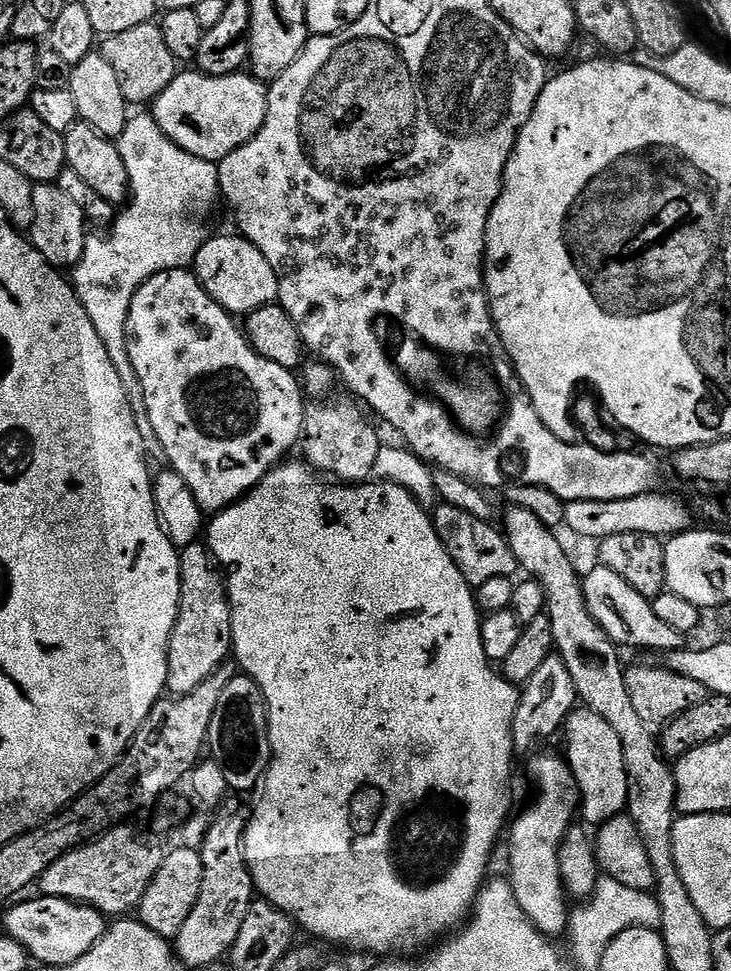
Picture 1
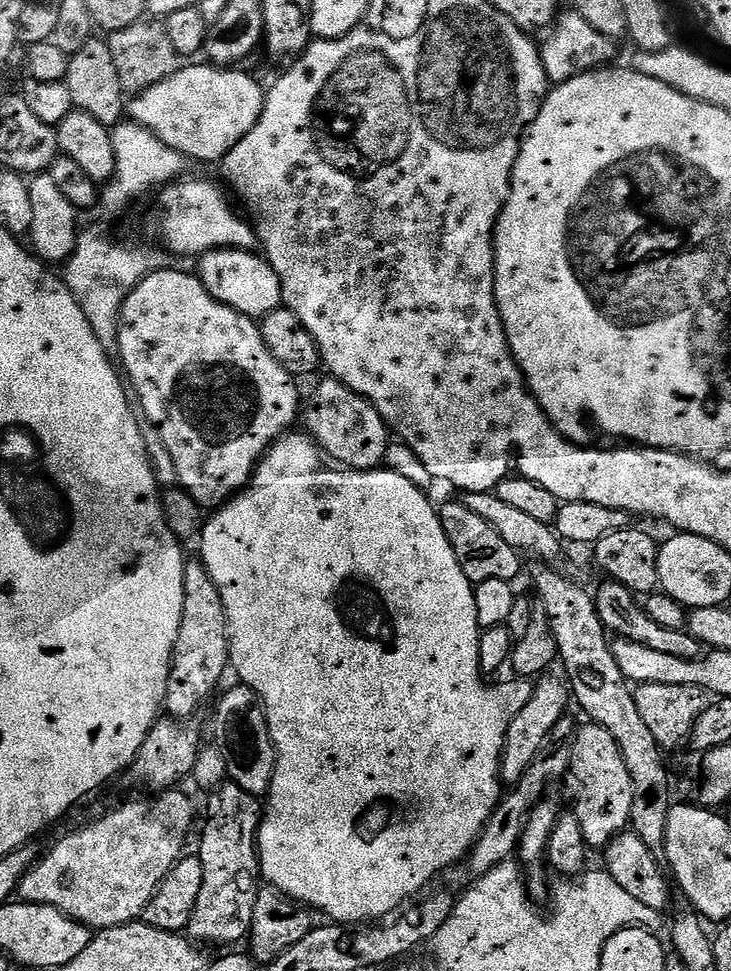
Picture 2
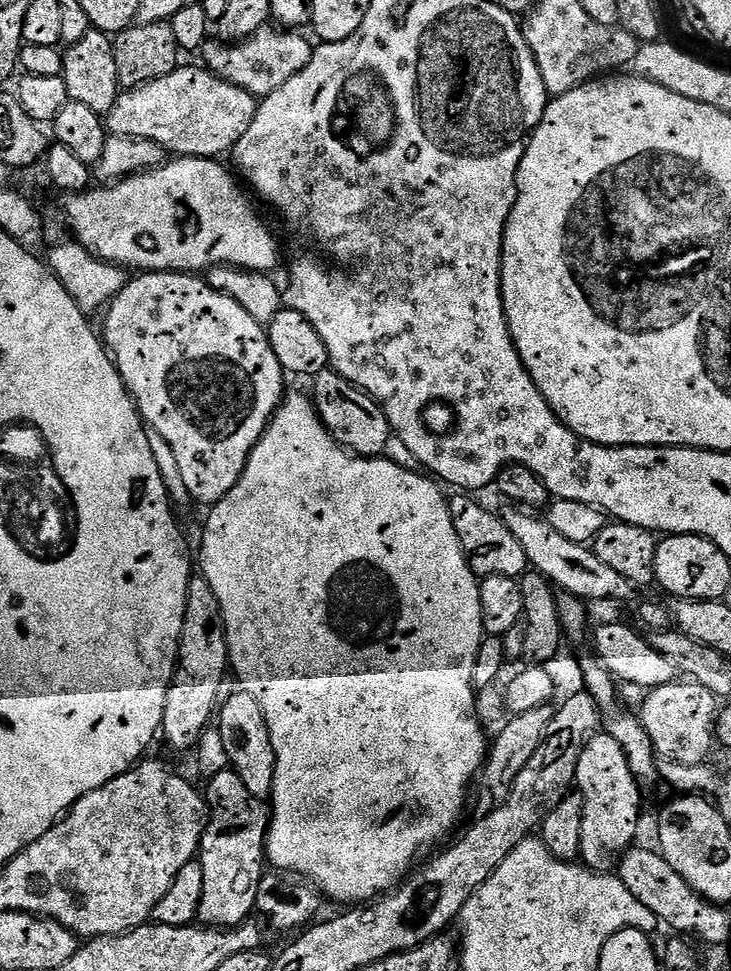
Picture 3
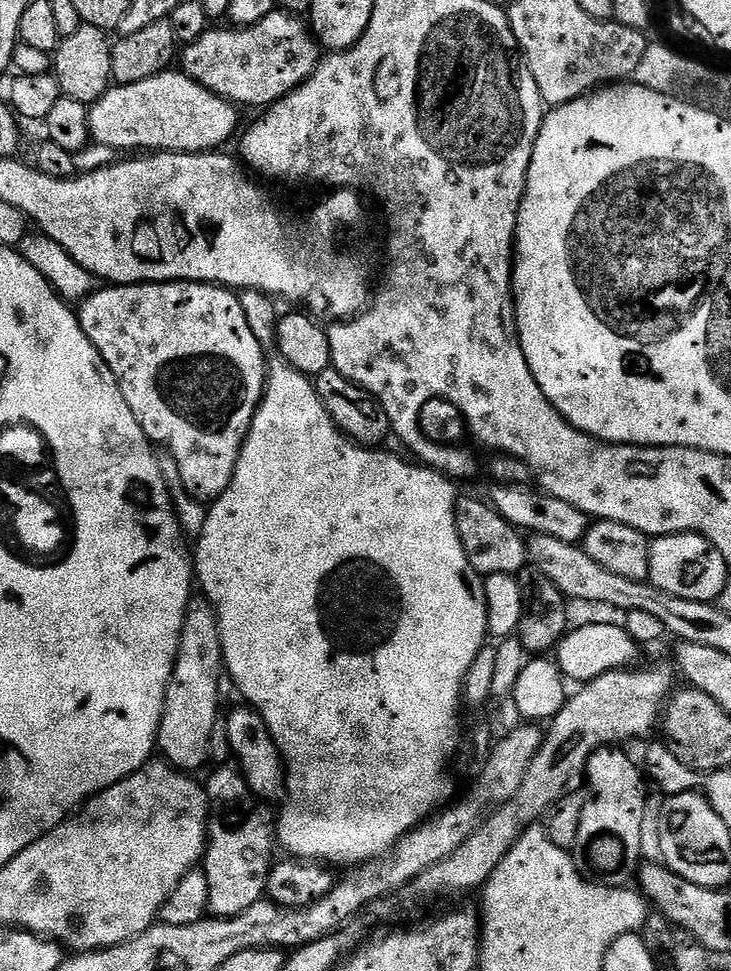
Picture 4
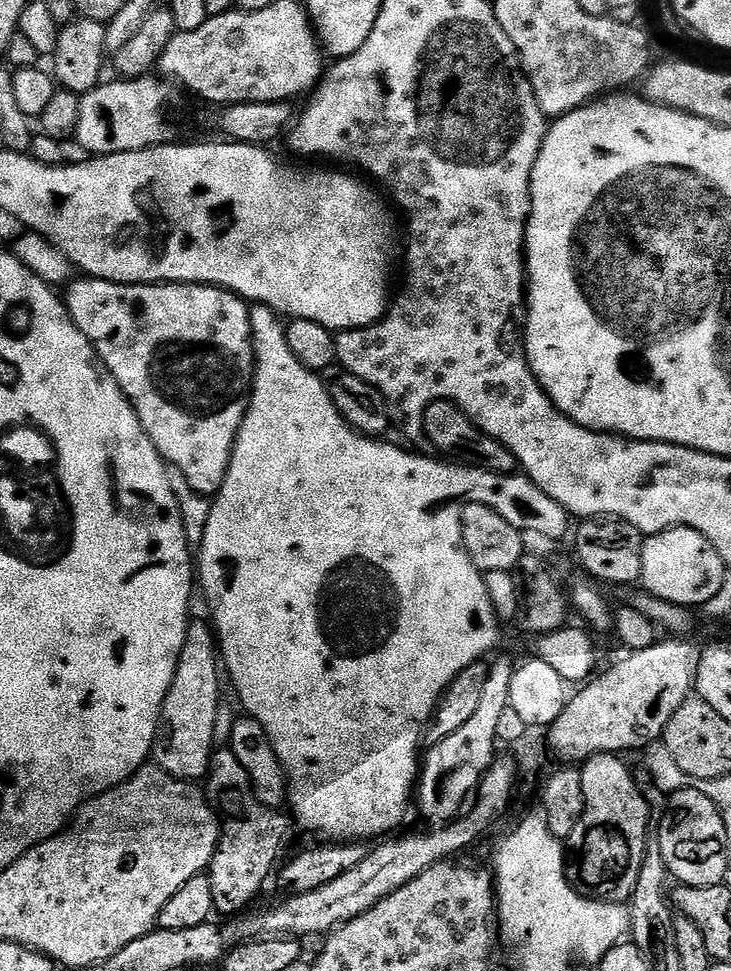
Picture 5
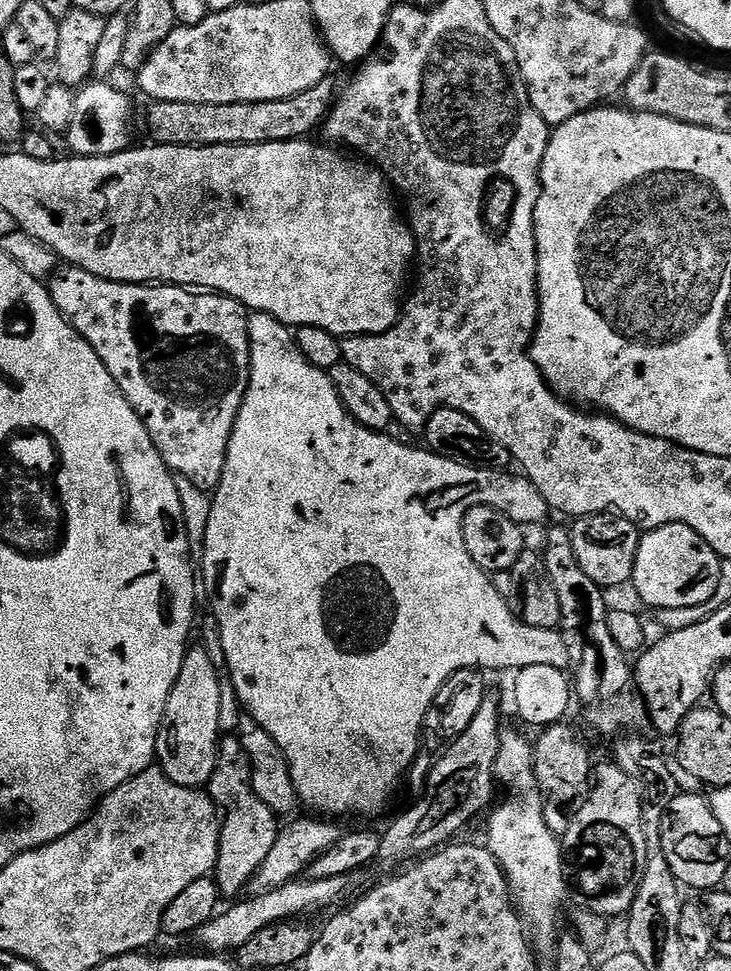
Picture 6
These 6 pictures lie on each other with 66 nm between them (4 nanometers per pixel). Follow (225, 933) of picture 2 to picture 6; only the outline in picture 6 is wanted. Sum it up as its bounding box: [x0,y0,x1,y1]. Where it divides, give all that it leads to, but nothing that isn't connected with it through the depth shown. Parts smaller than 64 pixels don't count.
[206,734,282,897]

